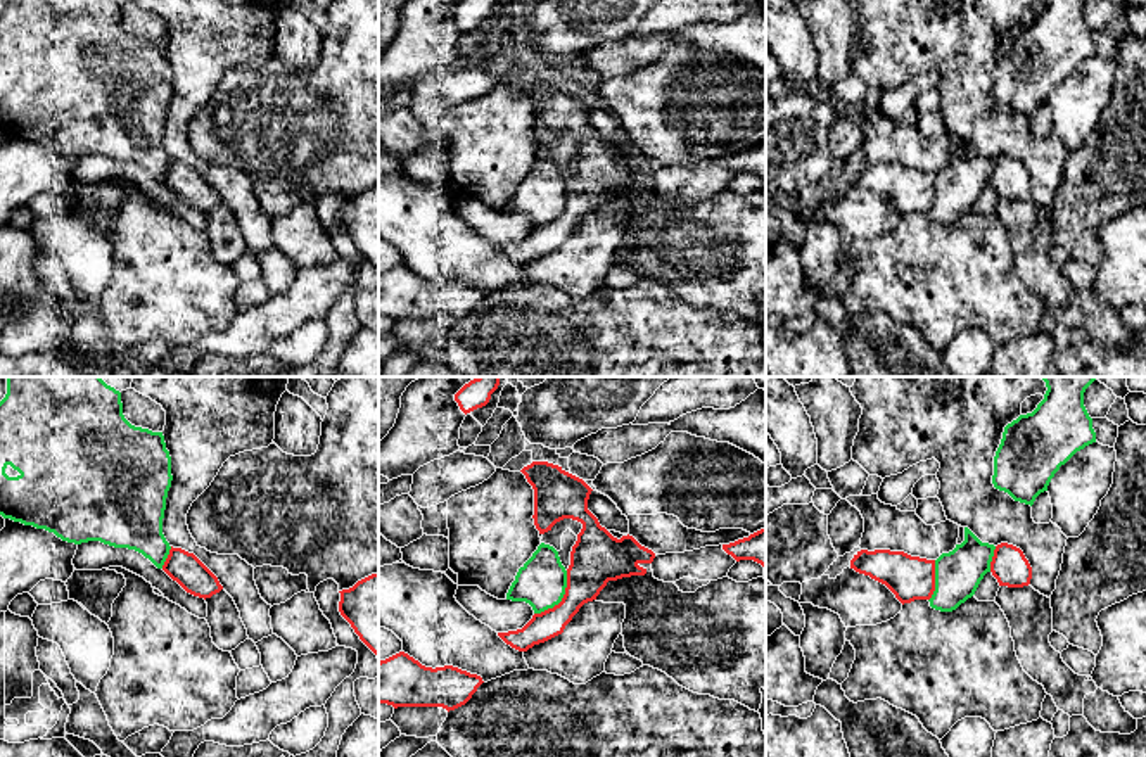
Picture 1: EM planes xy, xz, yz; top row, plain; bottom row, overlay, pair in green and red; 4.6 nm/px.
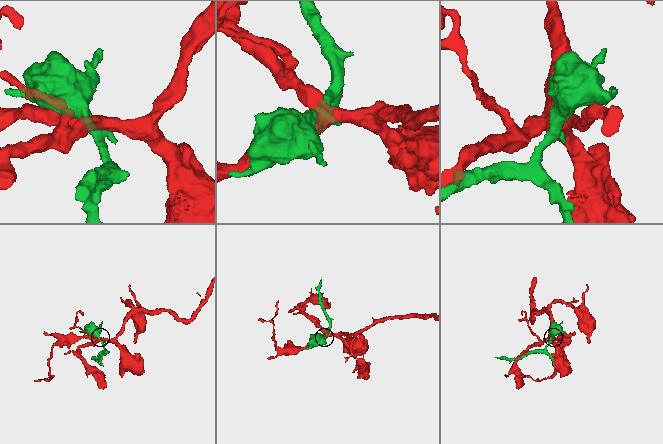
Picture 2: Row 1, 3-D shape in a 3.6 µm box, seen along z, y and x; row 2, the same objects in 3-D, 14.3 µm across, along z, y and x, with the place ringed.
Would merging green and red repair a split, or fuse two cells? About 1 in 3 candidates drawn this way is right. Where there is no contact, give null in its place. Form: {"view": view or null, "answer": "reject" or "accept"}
{"view": "xz", "answer": "reject"}

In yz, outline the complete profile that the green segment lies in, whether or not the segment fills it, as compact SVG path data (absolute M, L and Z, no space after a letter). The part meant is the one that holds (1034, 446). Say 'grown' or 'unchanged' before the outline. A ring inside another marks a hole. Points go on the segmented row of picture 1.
unchanged; M1044 377L1046 394L1032 413L1008 423L994 456L992 484L1034 505L1077 451L1096 442L1084 392L1096 377Z

